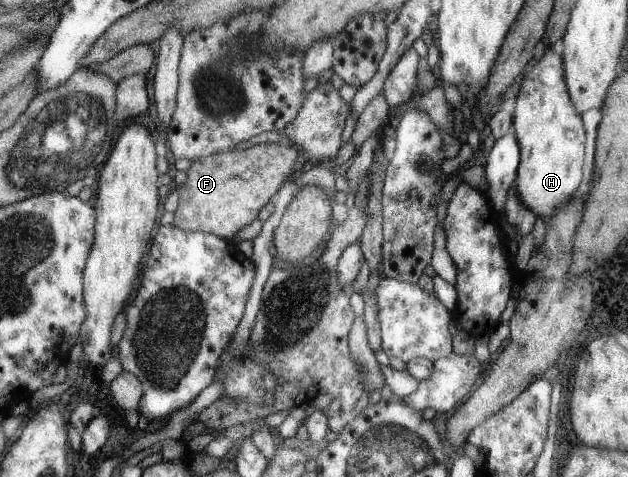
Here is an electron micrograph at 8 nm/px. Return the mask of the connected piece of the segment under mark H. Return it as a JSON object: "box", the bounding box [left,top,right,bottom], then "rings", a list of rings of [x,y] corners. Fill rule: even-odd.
{"box":[512,48,583,222],"rings":[[[545,48],[545,54],[523,76],[514,99],[512,129],[520,148],[516,199],[545,222],[577,192],[583,170],[583,126],[567,90],[562,57]]]}

